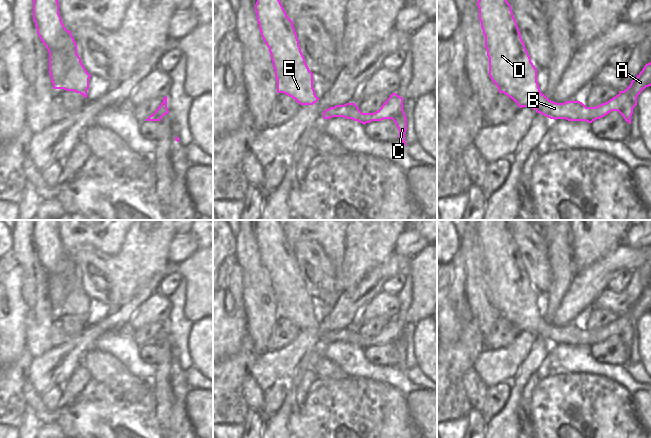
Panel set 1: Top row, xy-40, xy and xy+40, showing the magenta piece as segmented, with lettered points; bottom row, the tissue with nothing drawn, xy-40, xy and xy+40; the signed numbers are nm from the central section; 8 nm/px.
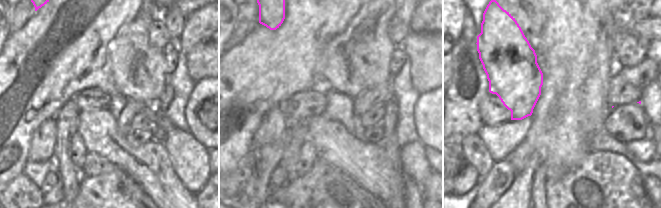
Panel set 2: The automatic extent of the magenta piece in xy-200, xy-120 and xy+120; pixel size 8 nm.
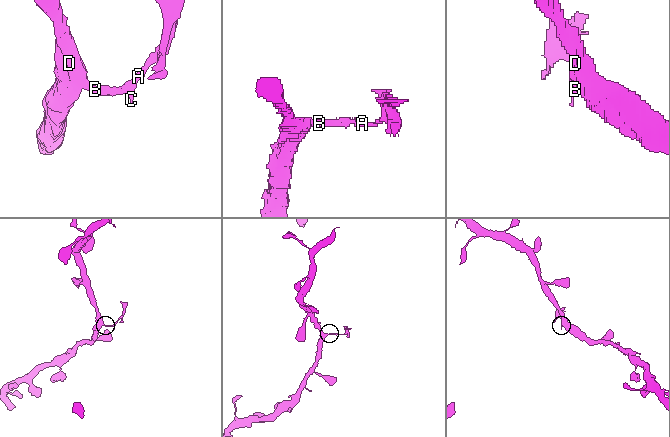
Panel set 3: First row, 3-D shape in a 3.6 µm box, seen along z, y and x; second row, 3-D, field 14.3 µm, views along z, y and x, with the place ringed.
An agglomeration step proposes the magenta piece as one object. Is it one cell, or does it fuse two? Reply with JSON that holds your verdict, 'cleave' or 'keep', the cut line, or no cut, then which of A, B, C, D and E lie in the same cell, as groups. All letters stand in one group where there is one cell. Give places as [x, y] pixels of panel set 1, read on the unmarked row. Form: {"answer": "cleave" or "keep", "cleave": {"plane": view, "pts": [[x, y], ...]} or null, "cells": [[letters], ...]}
{"answer": "cleave", "cleave": {"plane": "xy+40", "pts": [[541, 317], [541, 323], [534, 332]]}, "cells": [["A", "B", "C"], ["D", "E"]]}

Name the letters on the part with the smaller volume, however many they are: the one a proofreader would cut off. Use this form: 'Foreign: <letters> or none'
Foreign: A, B, C

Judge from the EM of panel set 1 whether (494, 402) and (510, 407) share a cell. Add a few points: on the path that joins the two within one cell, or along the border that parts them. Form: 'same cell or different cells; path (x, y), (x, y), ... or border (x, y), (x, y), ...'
different cells; border (511, 383), (511, 393), (506, 403), (487, 420)

